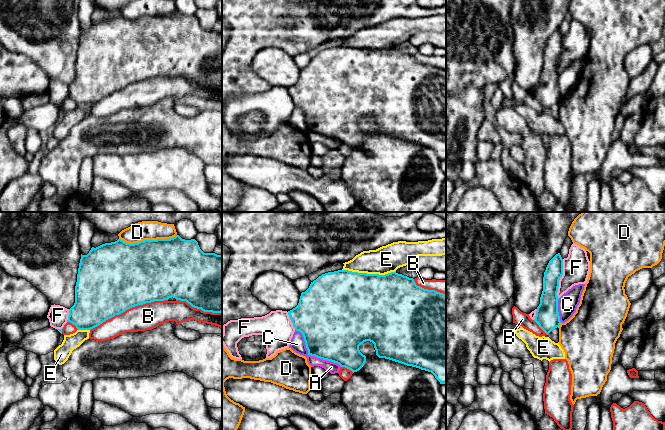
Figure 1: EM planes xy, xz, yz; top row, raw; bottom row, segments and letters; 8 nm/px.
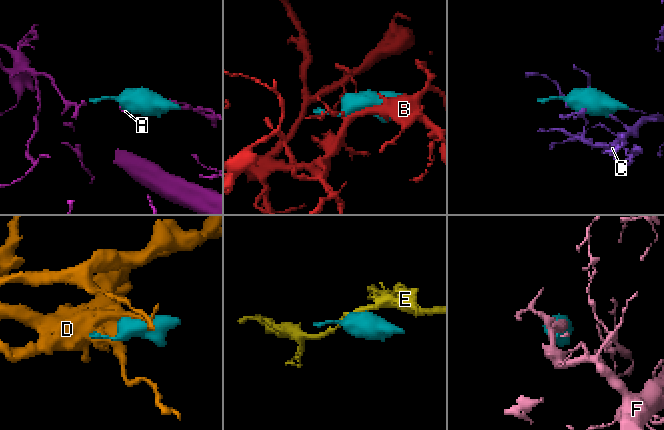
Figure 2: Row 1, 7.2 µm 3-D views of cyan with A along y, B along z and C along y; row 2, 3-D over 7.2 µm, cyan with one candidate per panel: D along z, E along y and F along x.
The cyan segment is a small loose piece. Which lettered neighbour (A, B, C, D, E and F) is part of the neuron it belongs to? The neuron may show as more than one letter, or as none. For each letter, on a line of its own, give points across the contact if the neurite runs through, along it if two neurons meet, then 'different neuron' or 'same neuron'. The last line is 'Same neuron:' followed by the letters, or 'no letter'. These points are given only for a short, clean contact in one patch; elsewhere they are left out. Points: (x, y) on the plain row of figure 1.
A: border xz (308, 130), (336, 138), (341, 142); different neuron
B: different neuron
C: different neuron
D: different neuron
E: different neuron
F: different neuron
Same neuron: no letter

